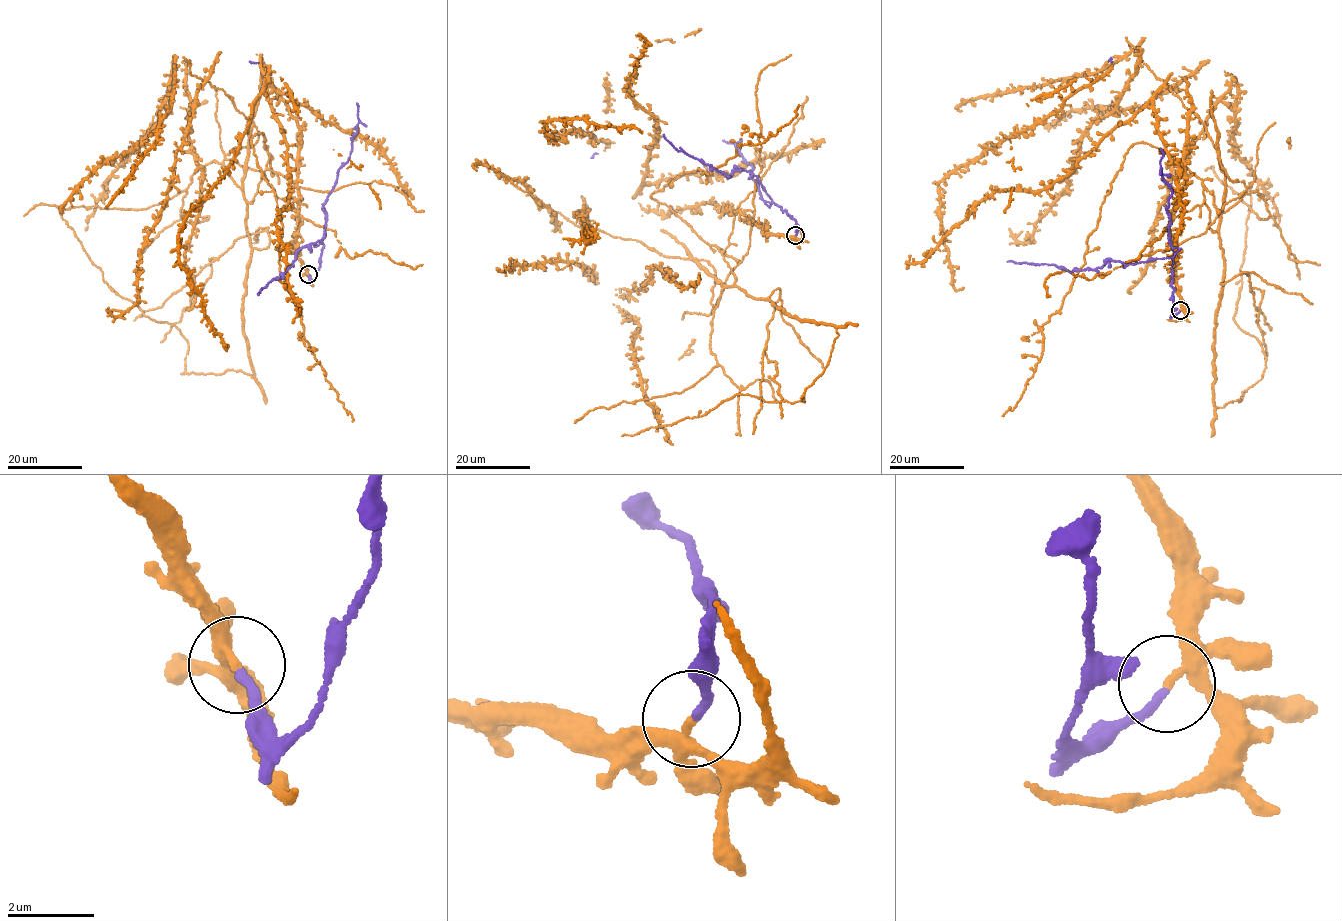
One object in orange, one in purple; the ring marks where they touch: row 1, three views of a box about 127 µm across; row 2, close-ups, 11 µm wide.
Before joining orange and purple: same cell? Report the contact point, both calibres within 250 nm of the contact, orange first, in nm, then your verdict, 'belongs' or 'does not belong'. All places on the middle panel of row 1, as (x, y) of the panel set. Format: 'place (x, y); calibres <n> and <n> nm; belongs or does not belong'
place (795, 235); calibres 180 and 190 nm; does not belong

